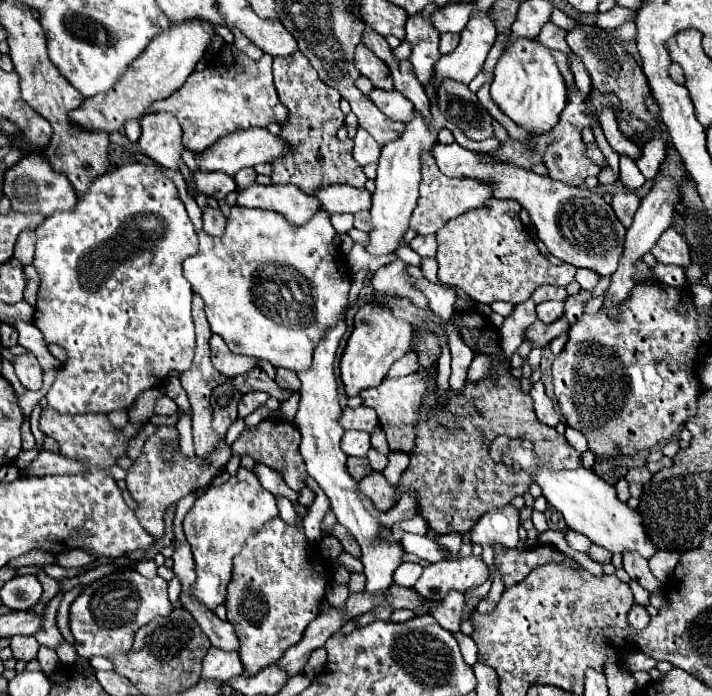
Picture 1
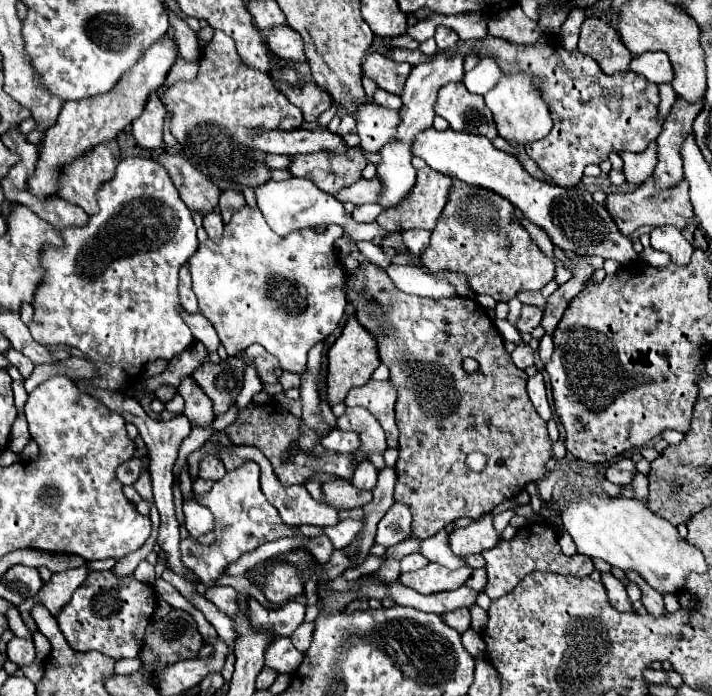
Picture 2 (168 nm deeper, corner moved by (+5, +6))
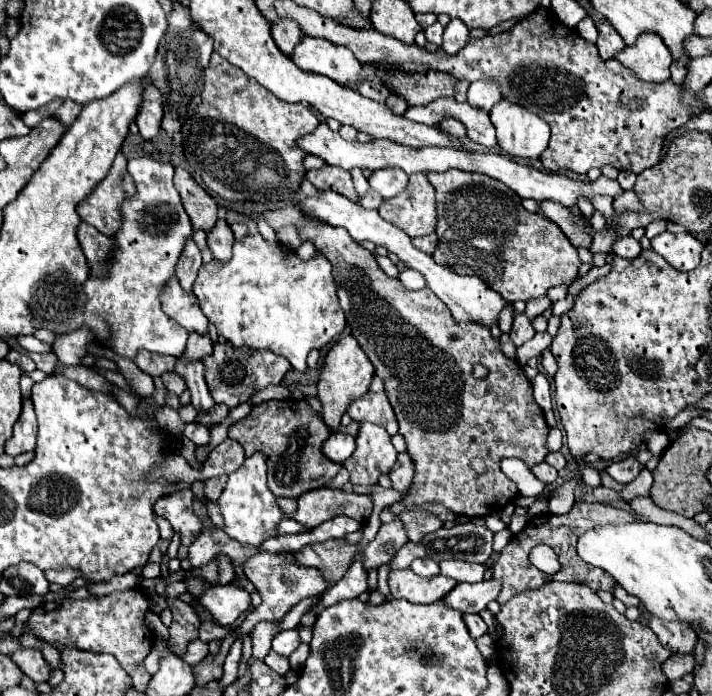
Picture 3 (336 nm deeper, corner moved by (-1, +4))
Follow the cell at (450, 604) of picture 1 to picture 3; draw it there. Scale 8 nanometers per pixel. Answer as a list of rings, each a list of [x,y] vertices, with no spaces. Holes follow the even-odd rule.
[[[464,615],[464,623],[466,623],[466,627],[474,639],[486,633],[486,623],[482,621],[480,615]]]

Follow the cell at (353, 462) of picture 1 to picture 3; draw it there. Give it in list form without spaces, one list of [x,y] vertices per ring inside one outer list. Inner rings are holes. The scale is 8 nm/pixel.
[[[284,399],[284,401],[266,401],[266,403],[260,403],[256,407],[252,407],[252,411],[250,411],[248,417],[240,419],[238,423],[234,423],[228,429],[228,437],[234,439],[234,441],[238,441],[242,445],[242,449],[252,449],[252,453],[262,453],[266,457],[266,463],[268,463],[268,487],[270,487],[270,491],[274,495],[278,495],[278,497],[300,497],[306,491],[322,487],[324,483],[328,483],[330,479],[334,479],[338,475],[338,471],[342,469],[340,463],[330,461],[322,453],[322,443],[328,437],[326,431],[330,431],[330,429],[308,407],[306,399],[302,399],[302,401]]]

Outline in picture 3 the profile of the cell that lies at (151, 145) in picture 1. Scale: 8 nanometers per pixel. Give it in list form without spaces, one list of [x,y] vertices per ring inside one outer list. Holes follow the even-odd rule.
[[[146,85],[144,89],[144,103],[140,107],[140,113],[136,117],[136,125],[140,129],[140,135],[146,141],[152,141],[160,133],[160,123],[164,117],[162,109],[162,95],[154,85]]]

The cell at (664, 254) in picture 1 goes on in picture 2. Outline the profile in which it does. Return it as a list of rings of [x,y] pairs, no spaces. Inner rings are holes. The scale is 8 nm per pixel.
[[[656,227],[650,233],[650,239],[652,239],[652,247],[656,251],[668,253],[670,261],[674,265],[688,265],[690,263],[694,249],[676,227]]]

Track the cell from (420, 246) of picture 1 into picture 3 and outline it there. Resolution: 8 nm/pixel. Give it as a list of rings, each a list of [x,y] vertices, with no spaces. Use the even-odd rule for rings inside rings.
[[[430,233],[430,235],[424,235],[424,237],[414,237],[414,247],[418,247],[420,251],[424,251],[424,253],[428,253],[428,255],[434,253],[436,243],[438,243],[436,233]]]

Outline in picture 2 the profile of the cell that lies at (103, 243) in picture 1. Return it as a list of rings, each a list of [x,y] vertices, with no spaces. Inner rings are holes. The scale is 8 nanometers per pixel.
[[[126,157],[120,161],[114,179],[98,191],[100,213],[88,219],[86,227],[60,231],[64,237],[62,249],[46,247],[42,251],[42,267],[46,269],[36,291],[34,319],[30,333],[40,345],[70,345],[80,349],[90,363],[96,365],[98,377],[82,381],[78,387],[88,393],[88,387],[120,391],[130,383],[146,361],[180,355],[192,341],[188,325],[182,321],[178,307],[178,271],[196,253],[196,225],[192,211],[180,199],[168,171],[154,159]]]

